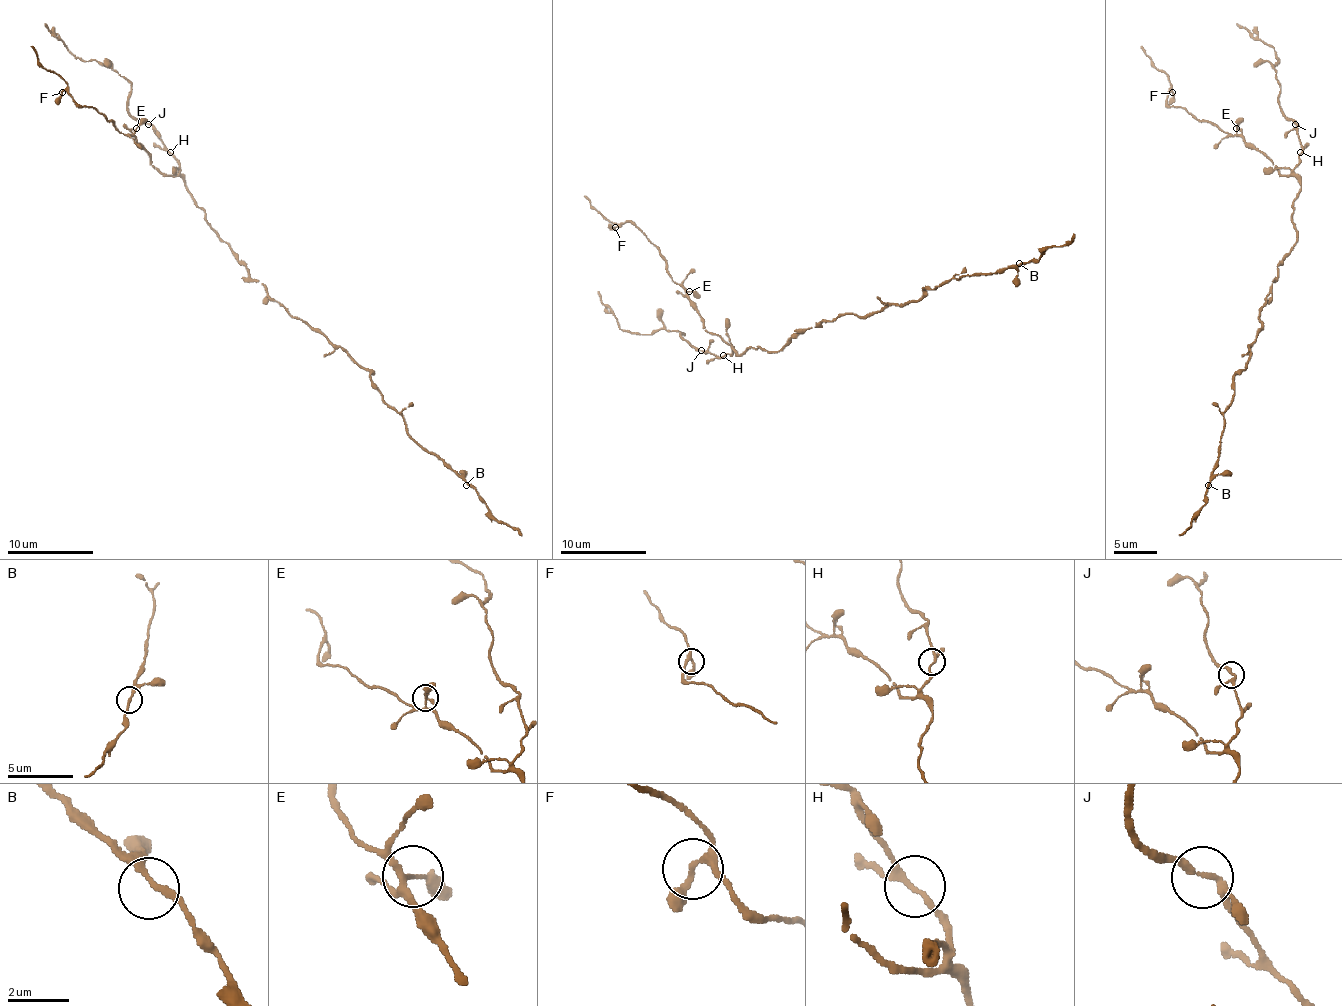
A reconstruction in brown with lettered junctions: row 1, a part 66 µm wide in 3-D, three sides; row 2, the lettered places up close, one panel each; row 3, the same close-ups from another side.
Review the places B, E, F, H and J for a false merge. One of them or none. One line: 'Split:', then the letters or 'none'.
Split: none

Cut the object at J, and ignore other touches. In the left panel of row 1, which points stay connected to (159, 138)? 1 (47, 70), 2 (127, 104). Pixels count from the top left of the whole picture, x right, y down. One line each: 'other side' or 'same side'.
1: same side
2: other side

